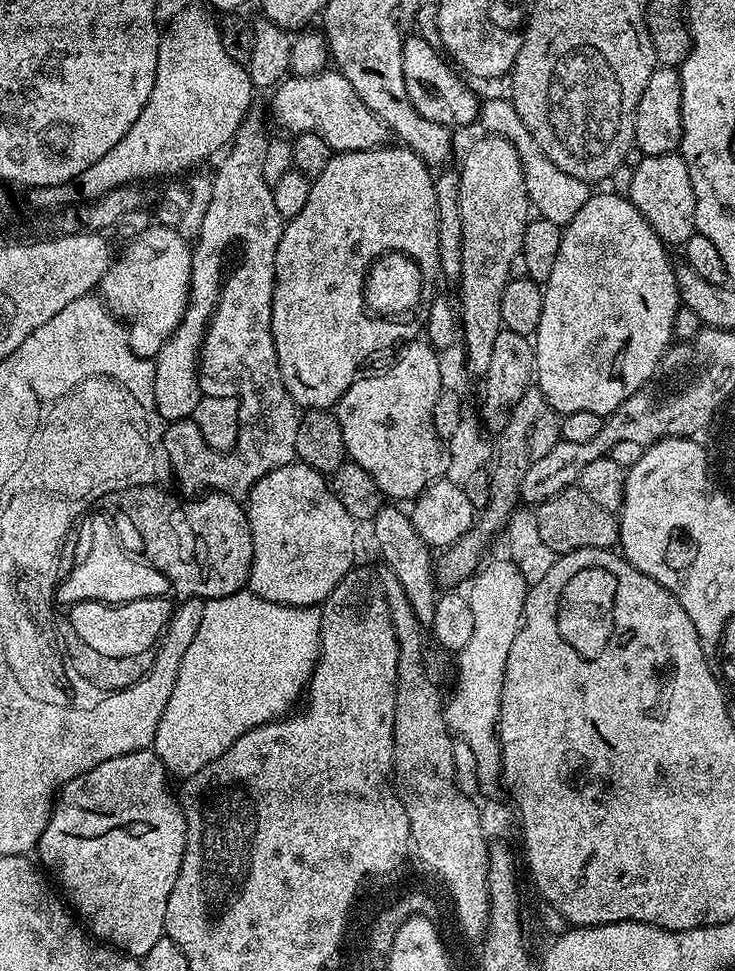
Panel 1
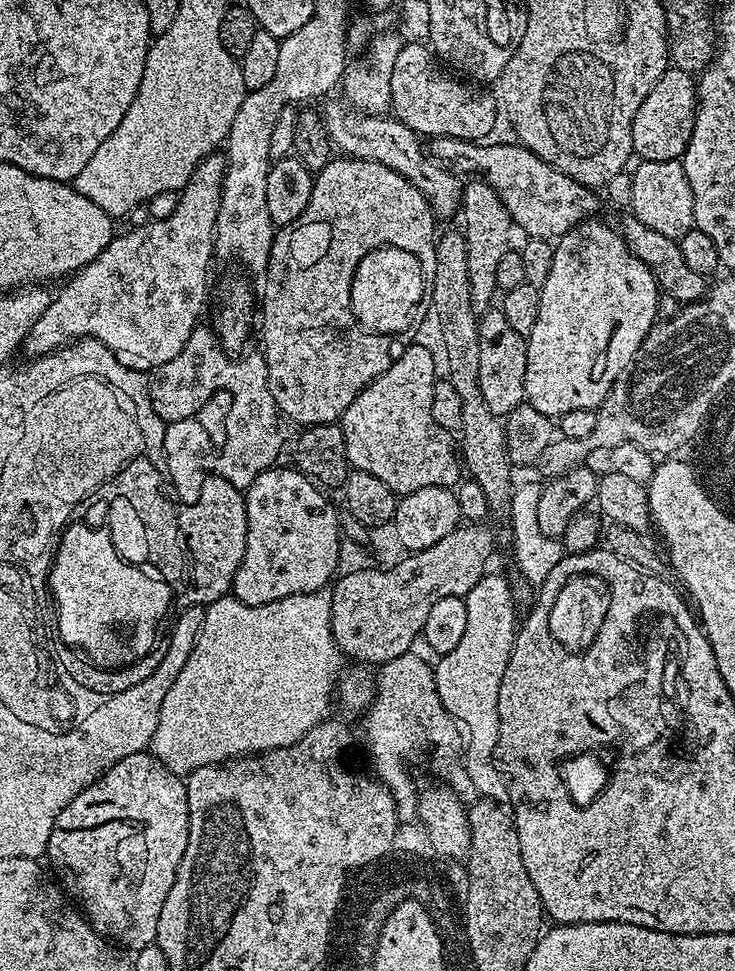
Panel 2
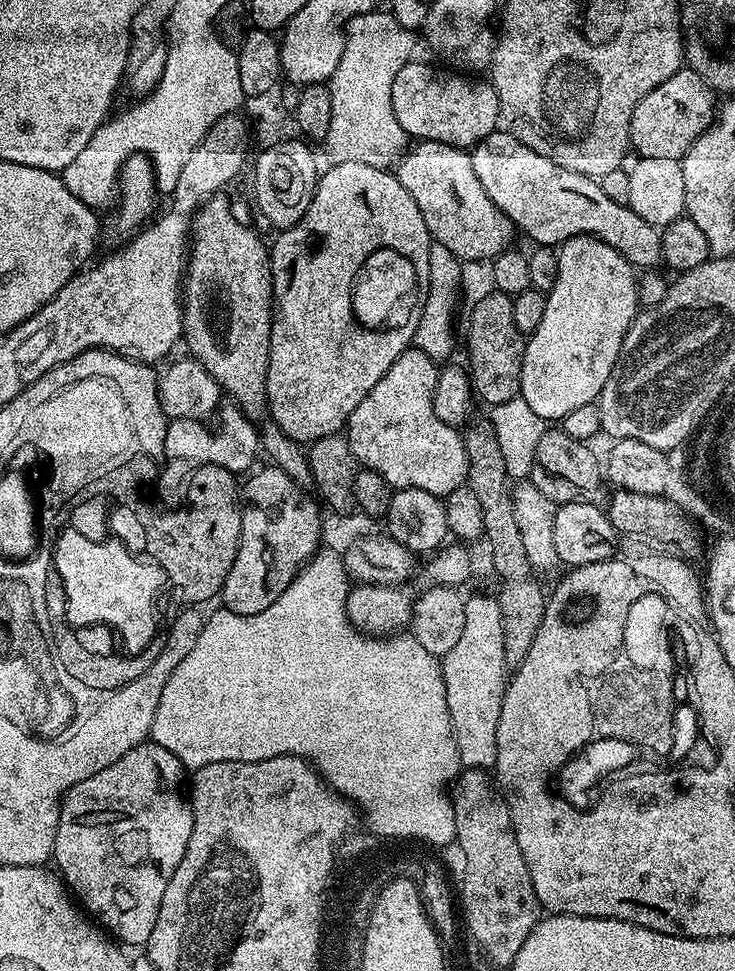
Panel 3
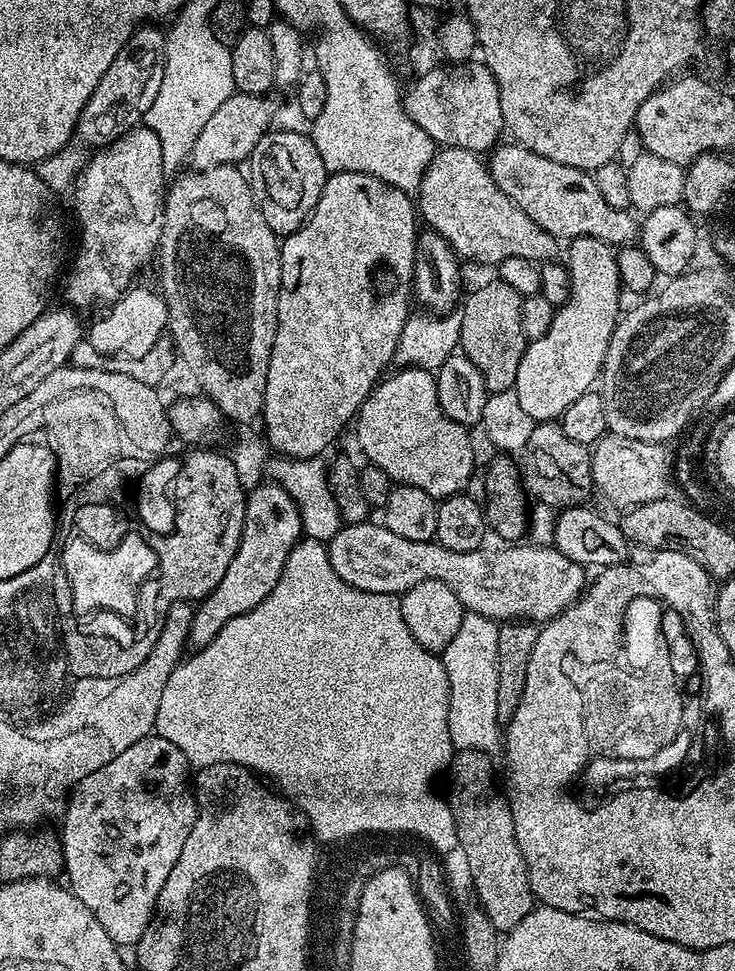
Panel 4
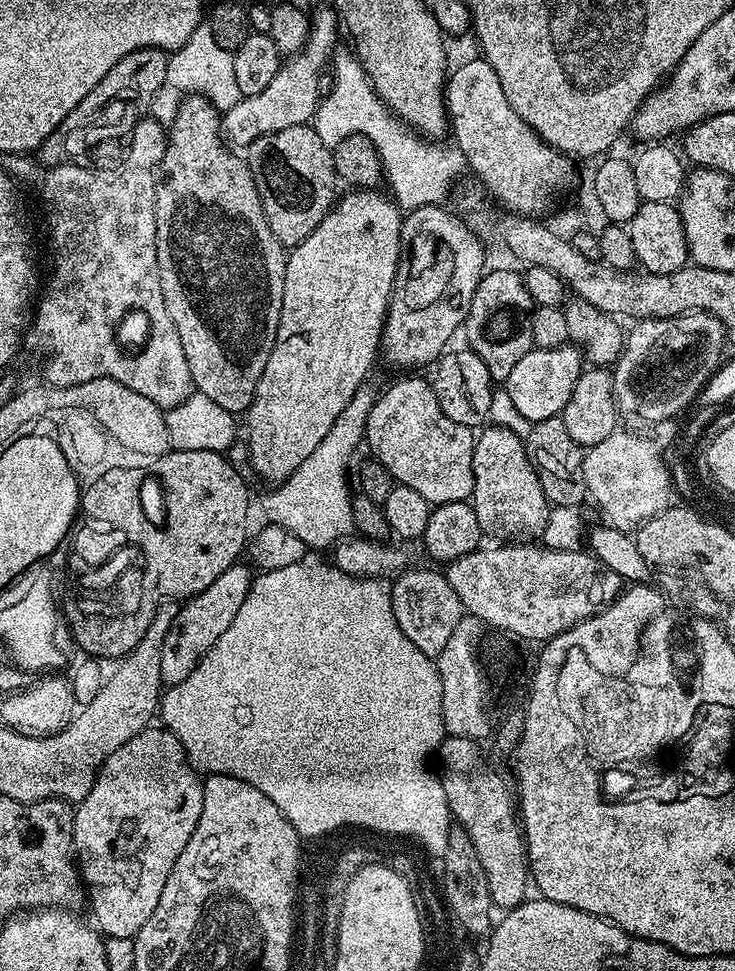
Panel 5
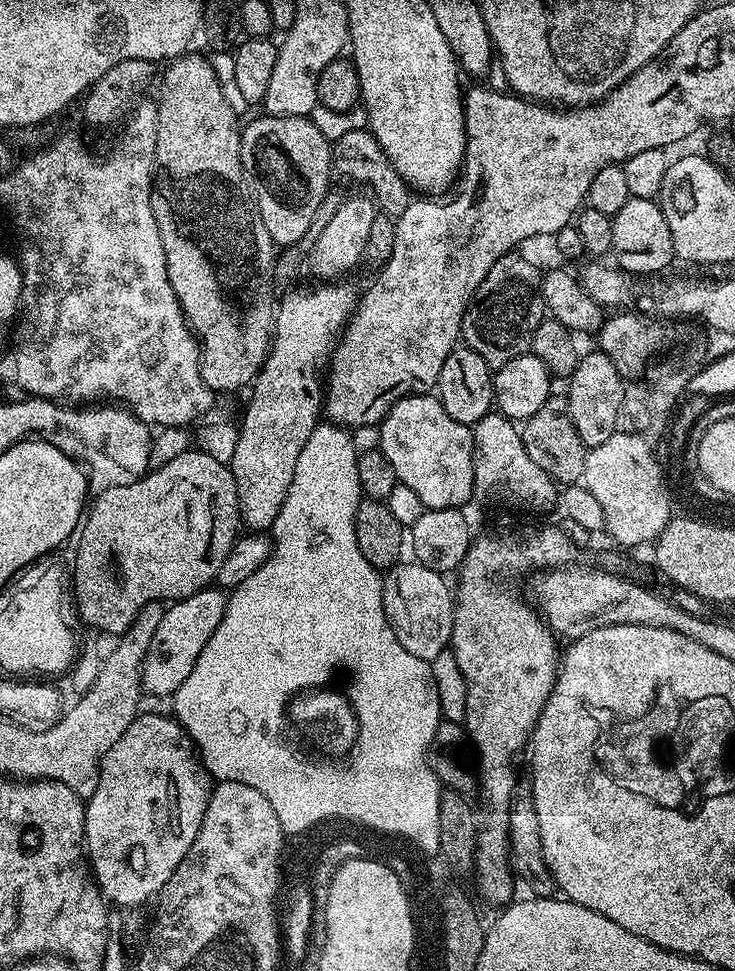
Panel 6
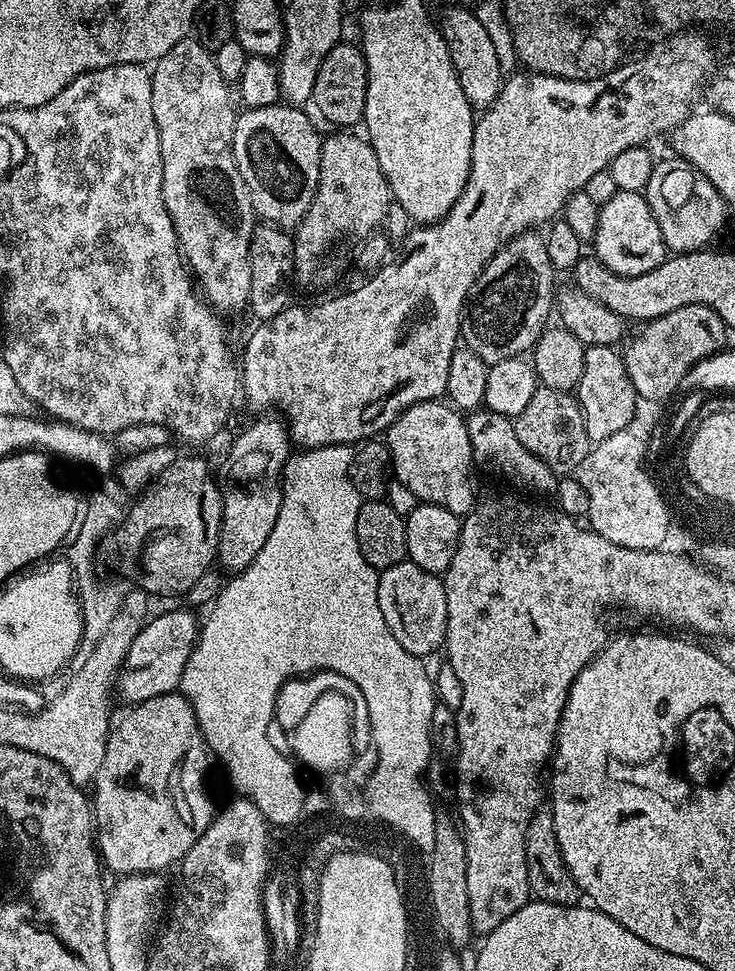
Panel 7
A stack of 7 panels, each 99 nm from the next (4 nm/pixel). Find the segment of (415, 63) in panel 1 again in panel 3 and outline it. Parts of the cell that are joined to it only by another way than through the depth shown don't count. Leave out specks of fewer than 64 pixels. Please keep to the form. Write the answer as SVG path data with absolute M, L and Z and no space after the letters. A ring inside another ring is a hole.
M409 62L398 70L398 74L394 75L390 97L393 102L394 115L398 118L402 130L417 141L437 140L443 144L453 144L455 148L471 149L478 141L485 140L489 134L497 131L498 125L501 123L498 94L487 79L474 80L478 78L461 74L459 71L437 67L431 68L428 64Z

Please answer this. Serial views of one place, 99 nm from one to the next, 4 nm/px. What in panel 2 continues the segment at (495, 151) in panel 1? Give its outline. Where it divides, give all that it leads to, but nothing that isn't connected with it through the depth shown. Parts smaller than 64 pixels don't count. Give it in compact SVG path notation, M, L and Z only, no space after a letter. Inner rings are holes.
M479 178L469 180L472 181L469 184L467 181L462 188L462 217L464 216L462 233L465 238L466 256L469 258L470 298L477 310L484 310L491 305L488 303L495 296L497 299L498 262L510 251L511 244L508 243L512 240L514 225L512 216L495 190Z

